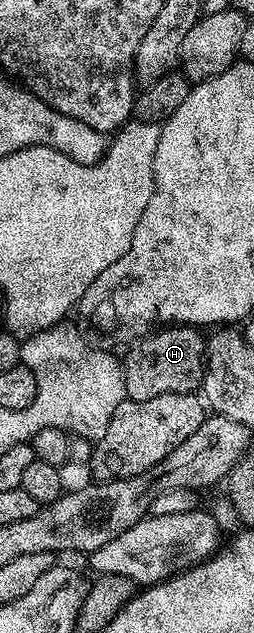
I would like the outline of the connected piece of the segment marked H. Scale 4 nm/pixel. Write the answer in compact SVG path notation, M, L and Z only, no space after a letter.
M175 324L173 327L159 328L149 335L133 342L122 361L124 387L131 401L156 399L165 393L192 393L201 390L206 374L207 338L201 337L197 328Z

